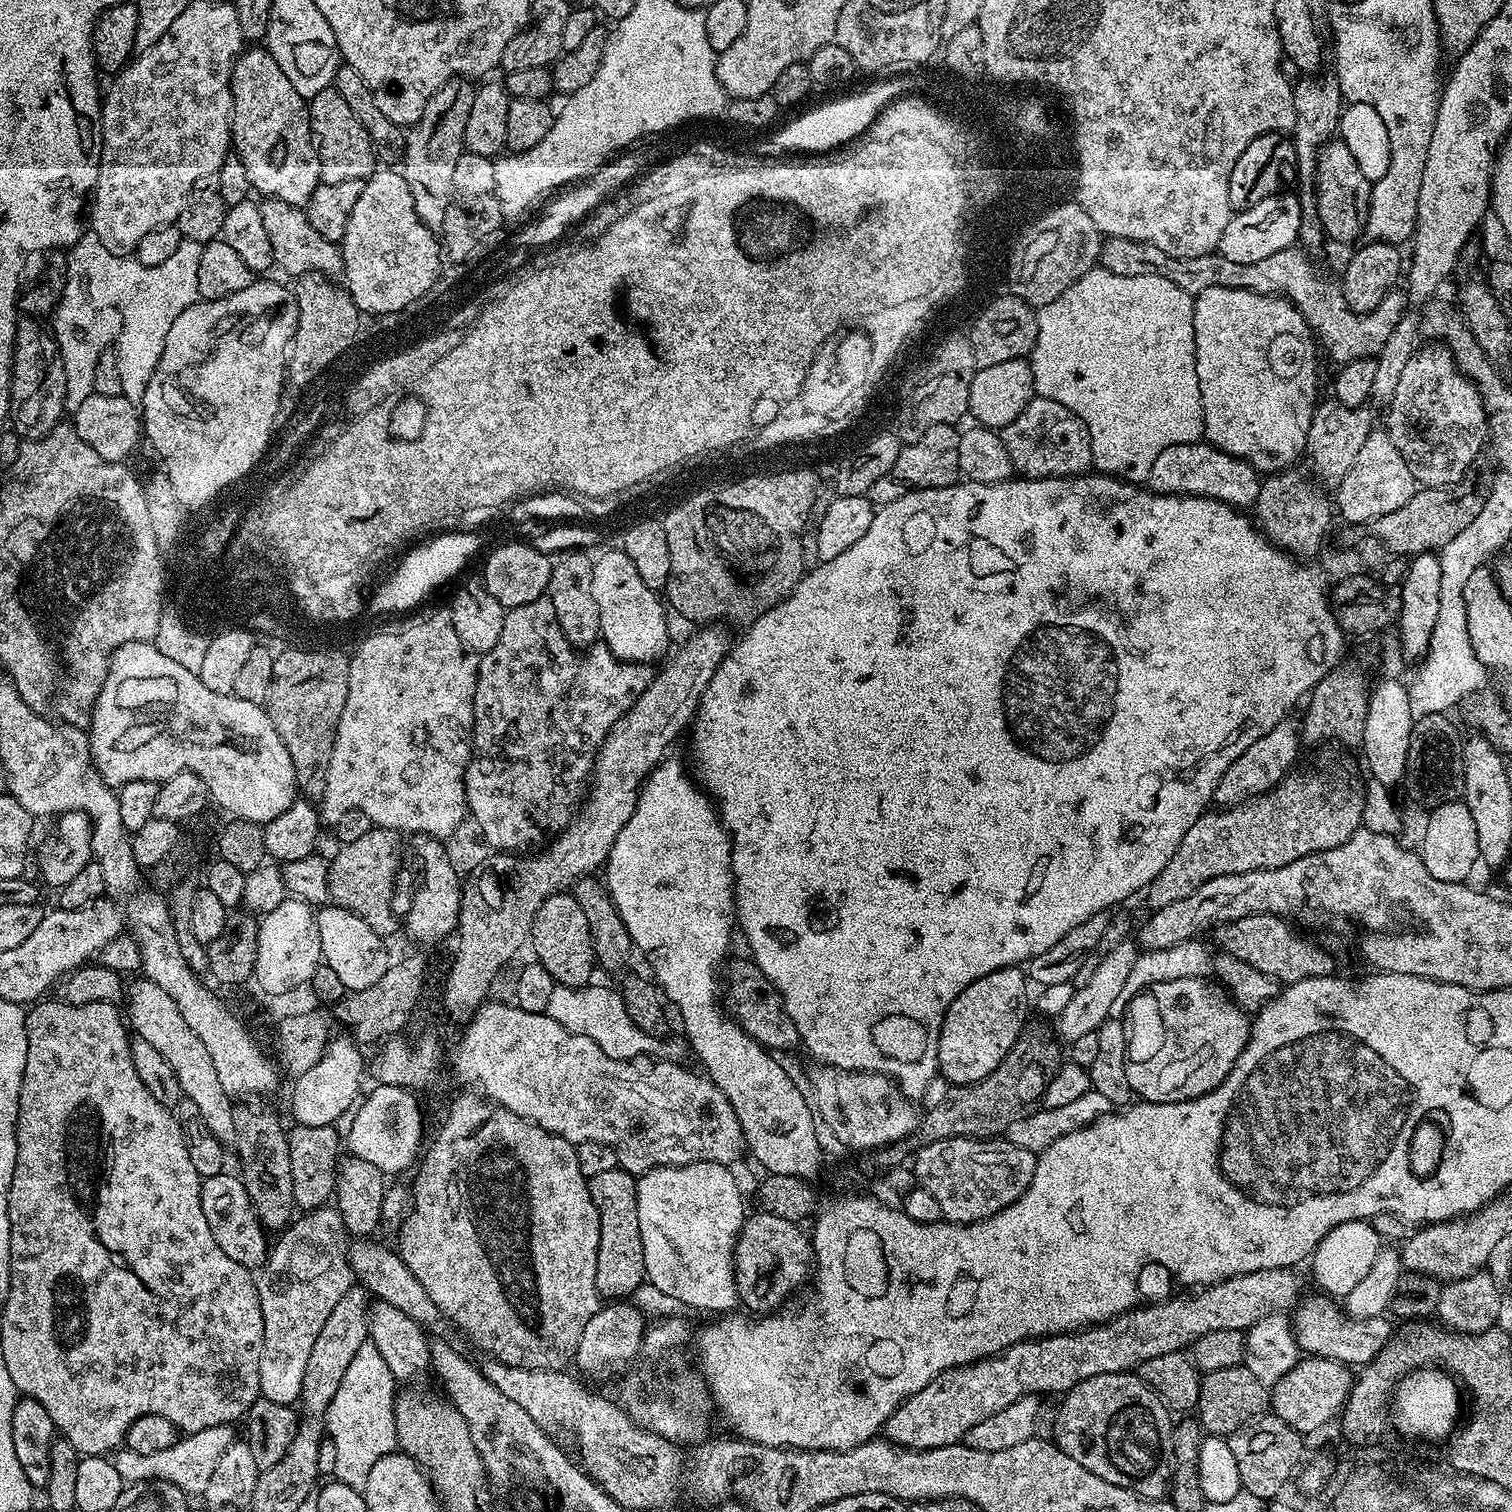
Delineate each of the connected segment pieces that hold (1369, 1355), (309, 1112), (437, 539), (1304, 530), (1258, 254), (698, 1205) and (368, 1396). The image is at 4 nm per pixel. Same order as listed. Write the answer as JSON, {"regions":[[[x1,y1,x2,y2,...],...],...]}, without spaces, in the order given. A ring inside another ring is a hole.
{"regions":[[[1319,1295,1309,1300,1301,1299,1290,1316,1292,1333,1296,1336,1296,1345,1301,1353,1337,1360,1339,1364,1363,1366,1369,1364,1392,1339,1394,1324,1391,1324,1393,1321,1387,1315,1370,1317,1368,1320,1349,1318,1333,1297]],[[332,1038,321,1060,306,1073,295,1077,293,1084,296,1085,292,1088,292,1116,296,1124,335,1125,336,1120,342,1119,344,1115,345,1119,349,1115,350,1109,361,1095,360,1083,363,1082,364,1076,366,1080,366,1060,364,1064,364,1056,360,1050,362,1050,361,1045,352,1038,347,1040]],[[447,531,439,533,411,547,396,563,392,574,382,581,373,596,369,597,368,608,376,614,406,614,420,605,440,584,464,569,479,552,482,540,477,531]],[[1296,471,1277,472,1261,483,1254,505,1254,523,1280,551,1293,558,1312,558,1308,556,1321,551,1320,543,1332,524,1332,516,1334,520,1334,504,1323,496,1325,493,1319,487,1312,488,1313,481,1307,475]],[[1281,194,1262,198,1258,206,1235,213,1229,219,1226,230,1222,230,1219,254,1230,258,1230,262,1258,262,1278,254,1278,250,1293,247,1300,239,1300,198,1299,195]],[[699,1160,693,1164,652,1168,636,1181,638,1228,642,1230,647,1283,658,1286,658,1290,662,1290,662,1294,670,1294,670,1298,678,1298,678,1302,682,1302,688,1310,701,1308,704,1312,716,1312,712,1314,728,1314,738,1304,732,1255,746,1211,744,1200,740,1197,740,1184,732,1170,727,1164]],[[364,1343,342,1377,338,1392,330,1402,323,1419,327,1439,334,1442,336,1460,331,1475,346,1486,363,1490,370,1470,382,1458,397,1451,394,1406,398,1395,398,1381,390,1374,378,1346]]]}

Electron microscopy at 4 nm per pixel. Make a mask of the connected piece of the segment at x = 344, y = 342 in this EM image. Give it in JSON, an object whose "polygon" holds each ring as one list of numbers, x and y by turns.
{"polygon":[[308,272,295,281,298,322,286,365,286,380,291,387,293,384,296,388,304,388,319,372,332,368,357,343,356,335,362,332,360,314,352,295,347,287,336,285,336,282,323,272]]}

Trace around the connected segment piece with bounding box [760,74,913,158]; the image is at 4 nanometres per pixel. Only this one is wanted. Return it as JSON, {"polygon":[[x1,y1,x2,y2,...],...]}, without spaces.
{"polygon":[[898,74,850,96,822,104,808,112,802,113,775,135,770,135,760,149,761,155,767,158,780,158,782,154,808,152,804,154,827,153,853,141,867,131,885,108,893,101,903,97,912,87,909,75]]}

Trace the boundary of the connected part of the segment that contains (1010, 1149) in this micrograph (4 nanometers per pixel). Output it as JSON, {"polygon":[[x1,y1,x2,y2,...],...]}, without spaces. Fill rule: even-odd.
{"polygon":[[950,1137,925,1143,916,1156,914,1180,938,1202,941,1217,950,1224,973,1224,1010,1206,1030,1186,1037,1153,1014,1146,1006,1138]]}

